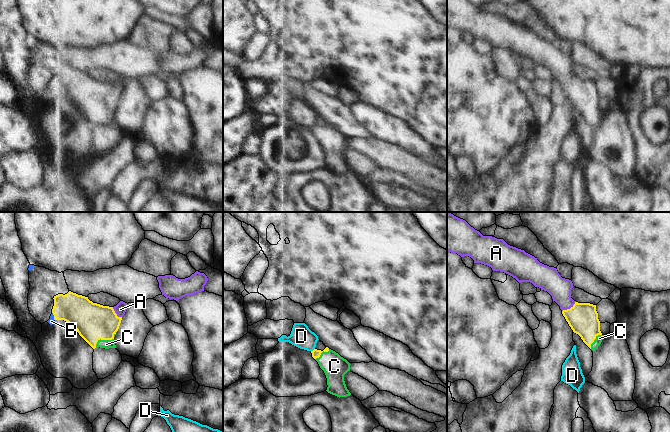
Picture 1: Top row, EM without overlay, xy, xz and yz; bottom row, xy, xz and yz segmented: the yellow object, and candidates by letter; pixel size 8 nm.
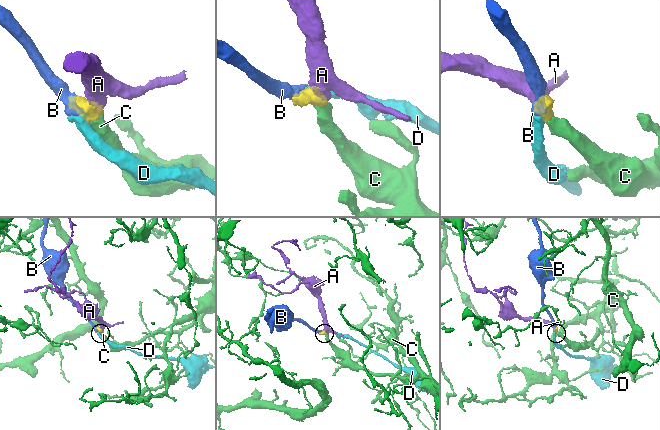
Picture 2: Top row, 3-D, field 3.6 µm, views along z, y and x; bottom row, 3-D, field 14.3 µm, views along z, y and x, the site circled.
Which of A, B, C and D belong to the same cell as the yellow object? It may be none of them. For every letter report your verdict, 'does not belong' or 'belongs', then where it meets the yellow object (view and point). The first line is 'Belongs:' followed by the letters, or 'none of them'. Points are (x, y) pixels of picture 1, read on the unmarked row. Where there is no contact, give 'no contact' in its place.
Belongs: A, C
A: belongs | yz (570, 84)
B: does not belong | xy (54, 92)
C: belongs | xy (103, 115)
D: does not belong | xz (313, 126)

